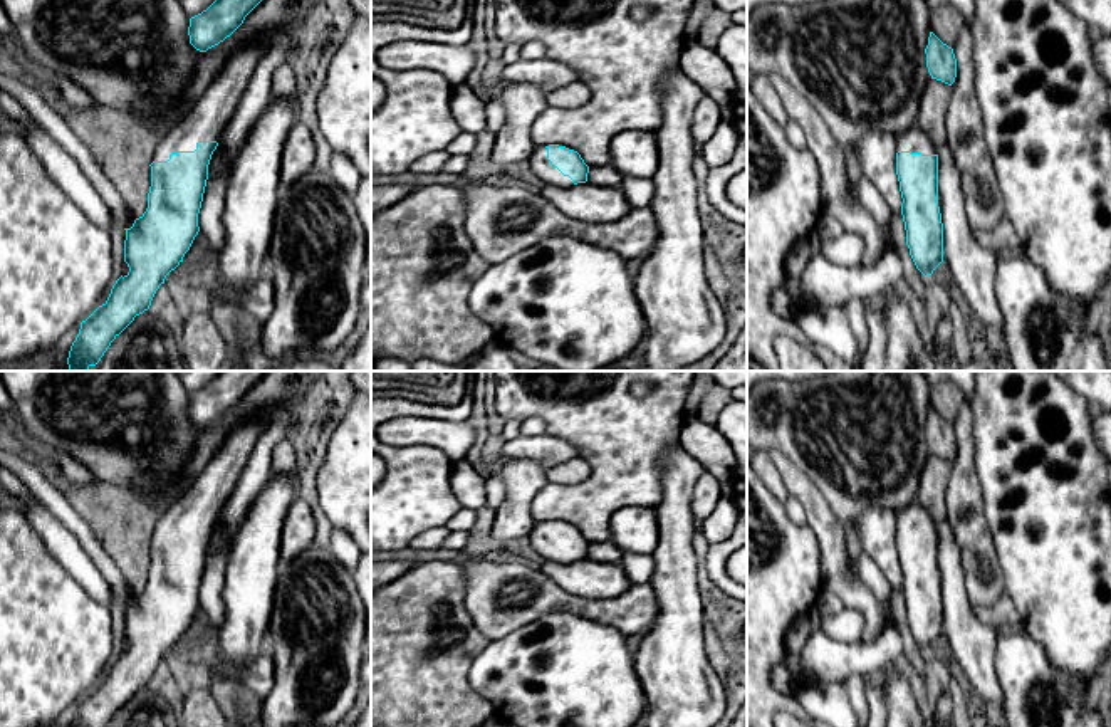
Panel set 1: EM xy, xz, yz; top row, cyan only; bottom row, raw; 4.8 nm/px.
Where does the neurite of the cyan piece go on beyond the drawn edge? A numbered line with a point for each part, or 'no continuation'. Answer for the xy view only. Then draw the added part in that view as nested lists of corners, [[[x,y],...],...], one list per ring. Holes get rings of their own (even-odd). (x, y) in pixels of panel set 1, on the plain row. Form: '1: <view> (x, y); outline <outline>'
1: xy (210, 491); outline [[[275,416],[274,420],[277,420],[277,418],[280,418],[280,416]],[[252,421],[247,426],[237,428],[228,437],[228,440],[222,445],[218,453],[210,460],[206,468],[193,480],[190,489],[178,500],[175,500],[166,510],[159,512],[159,520],[154,527],[153,537],[168,537],[170,531],[178,529],[178,527],[195,527],[198,517],[216,517],[218,519],[223,505],[232,497],[232,492],[233,492],[233,489],[235,489],[235,485],[237,485],[237,482],[238,482],[238,479],[240,479],[240,475],[247,465],[247,460],[253,450],[257,438],[272,421]]]

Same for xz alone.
1: xz (551, 553); outline [[[537,522],[529,539],[535,554],[540,556],[544,562],[572,562],[574,561],[569,552],[564,552],[557,544],[550,541],[550,537],[547,536],[545,522]]]

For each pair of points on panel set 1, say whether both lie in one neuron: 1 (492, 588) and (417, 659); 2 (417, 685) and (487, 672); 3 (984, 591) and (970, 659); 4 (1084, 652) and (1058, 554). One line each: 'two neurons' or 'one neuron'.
1: two neurons
2: two neurons
3: two neurons
4: one neuron

